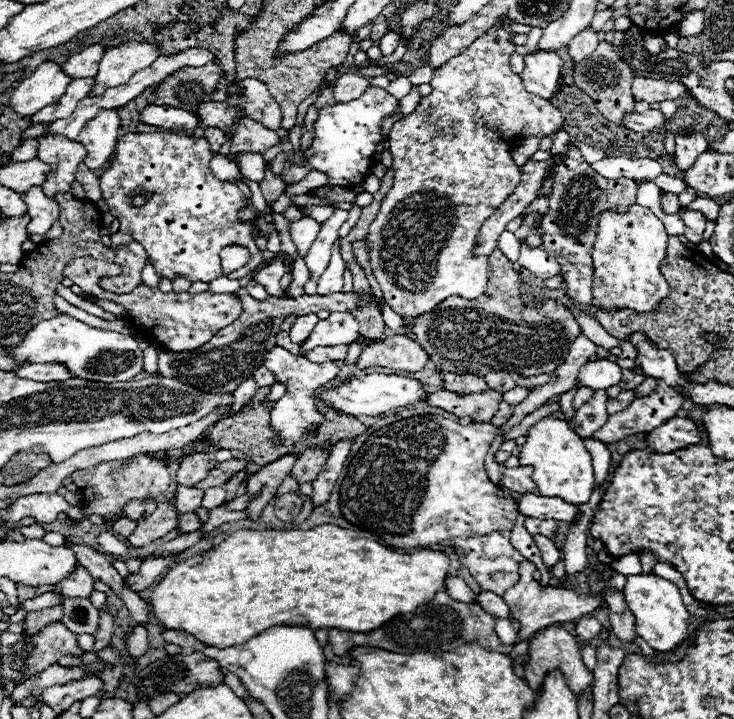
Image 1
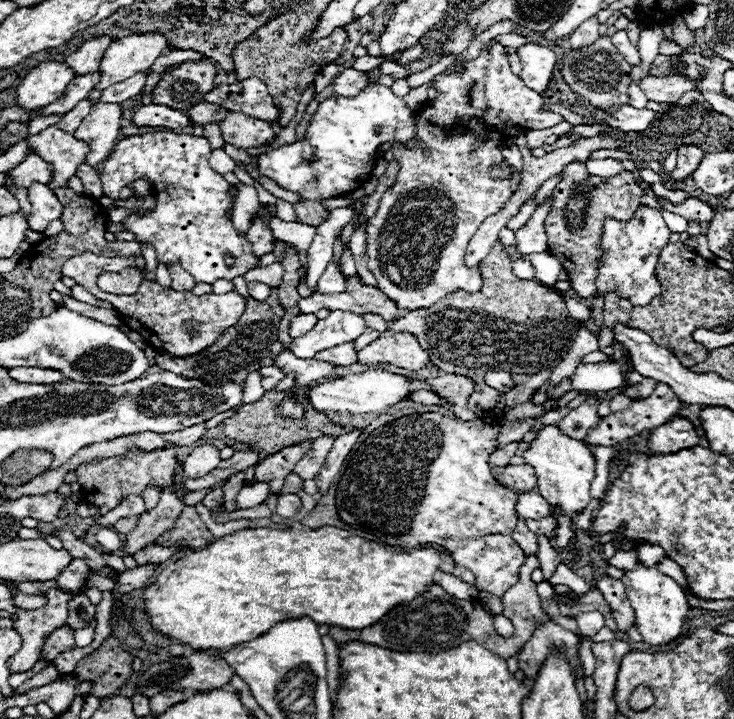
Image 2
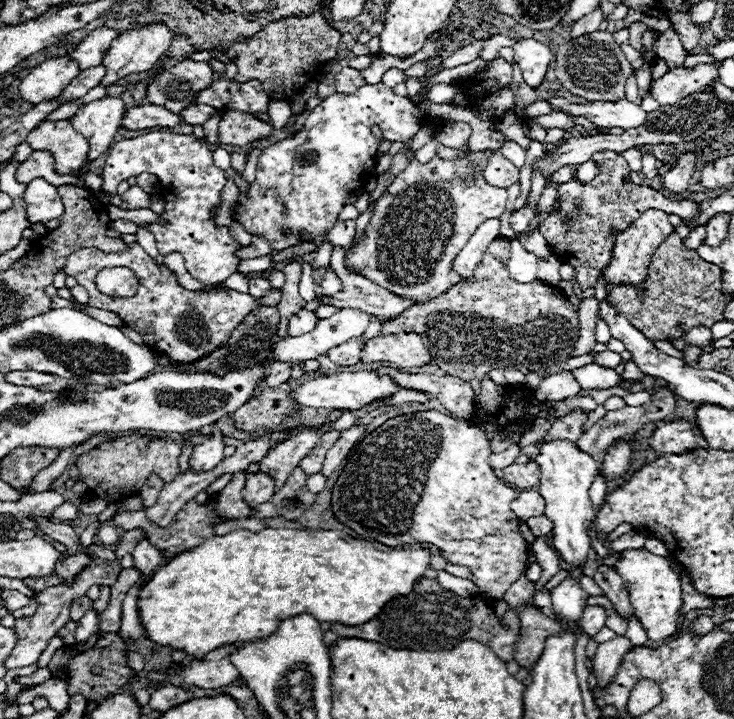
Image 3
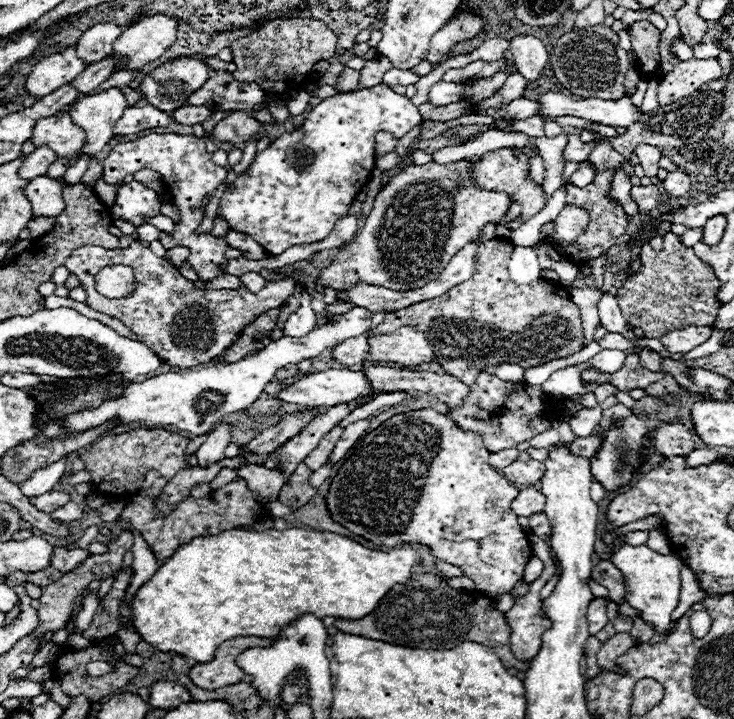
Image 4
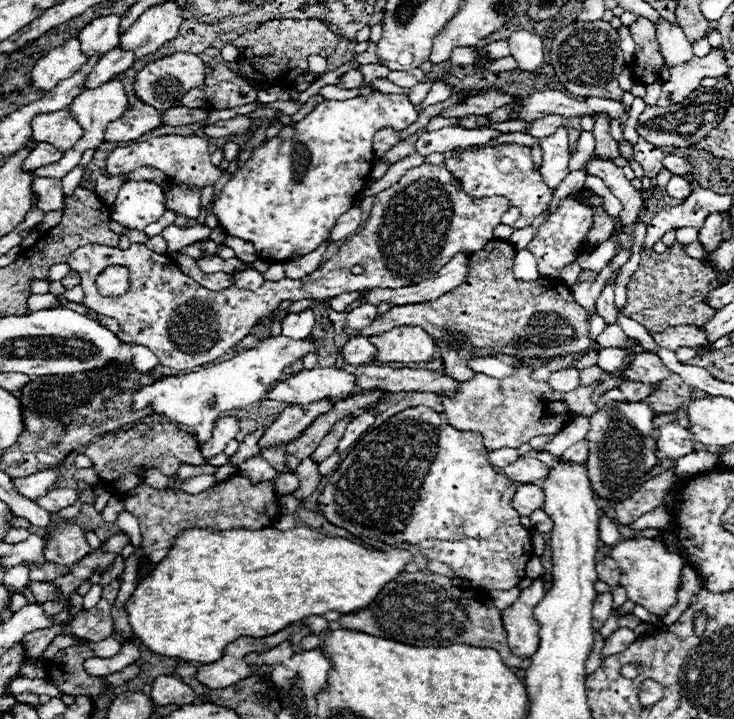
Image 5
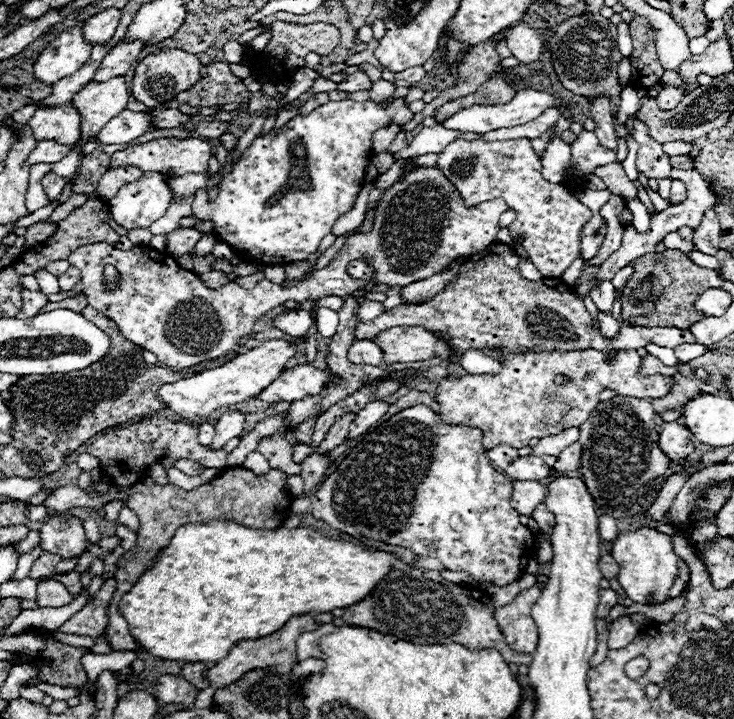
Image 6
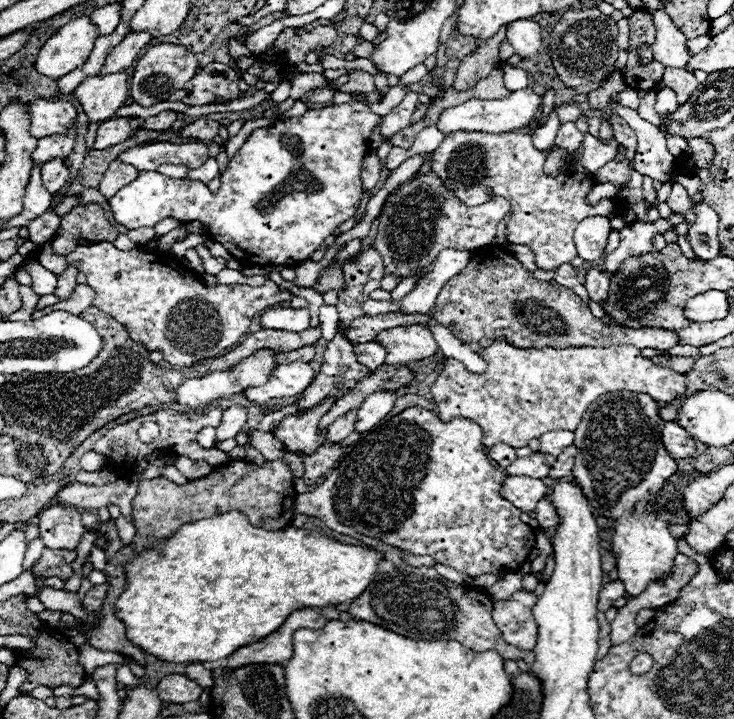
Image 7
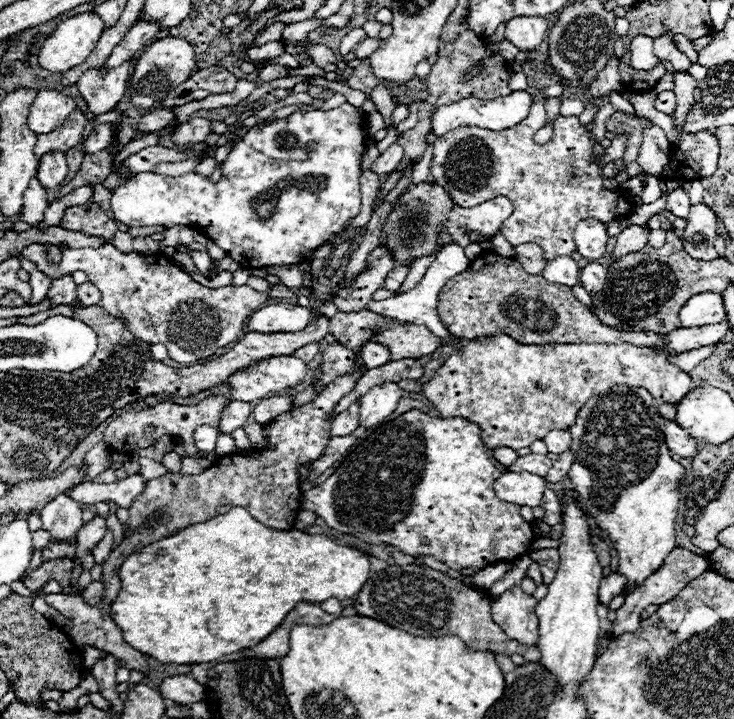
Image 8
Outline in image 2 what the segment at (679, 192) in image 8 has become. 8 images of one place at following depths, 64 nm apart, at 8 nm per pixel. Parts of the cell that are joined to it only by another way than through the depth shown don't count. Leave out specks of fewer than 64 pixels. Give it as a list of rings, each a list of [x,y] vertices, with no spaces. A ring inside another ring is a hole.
[[[680,146],[676,170],[668,172],[666,180],[670,180],[672,184],[678,184],[678,182],[684,182],[686,178],[690,178],[694,174],[694,168],[698,168],[702,156],[704,156],[704,152],[698,146]]]

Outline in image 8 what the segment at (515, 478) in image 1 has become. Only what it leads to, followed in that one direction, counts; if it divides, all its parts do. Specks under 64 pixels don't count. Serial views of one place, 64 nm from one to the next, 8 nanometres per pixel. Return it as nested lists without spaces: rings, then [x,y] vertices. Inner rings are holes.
[[[528,454],[528,456],[520,456],[512,466],[510,470],[512,472],[536,472],[538,476],[546,476],[546,472],[552,468],[552,460],[548,456],[542,456],[542,454]]]

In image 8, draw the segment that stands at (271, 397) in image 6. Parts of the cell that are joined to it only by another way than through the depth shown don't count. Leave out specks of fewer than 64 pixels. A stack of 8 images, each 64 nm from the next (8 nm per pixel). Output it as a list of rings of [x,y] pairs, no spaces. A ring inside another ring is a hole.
[[[294,356],[262,358],[246,370],[238,370],[228,378],[234,400],[254,402],[268,394],[280,394],[294,388],[306,376],[306,364]]]

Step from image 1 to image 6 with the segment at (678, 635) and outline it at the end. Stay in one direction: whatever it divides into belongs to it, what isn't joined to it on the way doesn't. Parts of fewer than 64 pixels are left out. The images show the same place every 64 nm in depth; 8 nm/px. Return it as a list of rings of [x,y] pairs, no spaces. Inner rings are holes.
[[[640,526],[632,532],[618,532],[616,540],[612,542],[610,554],[620,566],[618,580],[630,600],[646,604],[646,596],[654,594],[658,604],[666,602],[668,590],[678,576],[678,556],[672,550],[672,538],[668,534],[658,532],[650,526]]]

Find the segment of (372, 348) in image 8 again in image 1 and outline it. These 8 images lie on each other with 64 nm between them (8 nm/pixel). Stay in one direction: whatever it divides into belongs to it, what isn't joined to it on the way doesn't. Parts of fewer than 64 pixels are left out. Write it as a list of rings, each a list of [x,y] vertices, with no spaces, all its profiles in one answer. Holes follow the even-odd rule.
[[[318,346],[310,354],[306,354],[308,360],[314,362],[344,362],[348,356],[348,346]]]

